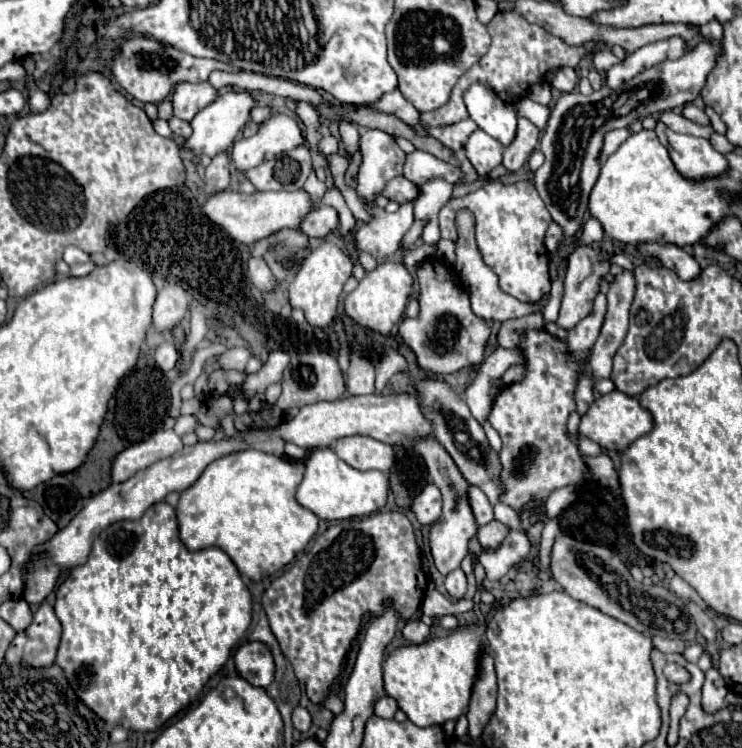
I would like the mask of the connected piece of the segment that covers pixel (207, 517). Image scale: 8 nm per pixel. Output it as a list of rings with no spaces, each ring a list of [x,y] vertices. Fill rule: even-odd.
[[[241,450],[213,460],[199,480],[189,486],[177,504],[177,520],[179,520],[179,536],[189,550],[217,546],[225,550],[235,562],[241,576],[251,580],[261,580],[285,568],[297,552],[301,552],[307,542],[319,530],[319,518],[305,510],[295,500],[295,490],[303,480],[305,464],[297,460],[289,460],[283,456],[273,456],[259,450]]]

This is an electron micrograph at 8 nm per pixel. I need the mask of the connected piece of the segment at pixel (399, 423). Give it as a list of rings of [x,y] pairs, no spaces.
[[[389,394],[389,396],[347,396],[333,402],[321,402],[311,404],[299,410],[299,414],[291,422],[283,422],[277,430],[277,436],[285,438],[287,442],[293,442],[303,448],[325,448],[331,446],[335,440],[355,434],[365,434],[371,438],[377,438],[385,444],[397,444],[397,442],[413,442],[417,438],[431,436],[429,420],[423,416],[419,408],[419,400],[413,394]]]

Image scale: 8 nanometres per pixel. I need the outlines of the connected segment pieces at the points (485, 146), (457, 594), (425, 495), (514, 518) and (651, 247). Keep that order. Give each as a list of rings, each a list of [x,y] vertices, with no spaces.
[[[475,130],[465,144],[465,154],[471,160],[471,164],[475,166],[475,170],[479,172],[479,176],[485,176],[495,166],[501,164],[503,146],[501,146],[499,140],[491,138],[489,134]]]
[[[453,570],[447,578],[445,578],[445,588],[447,588],[447,594],[455,600],[461,600],[465,590],[467,590],[467,578],[463,574],[463,570]]]
[[[427,484],[413,500],[413,512],[421,524],[433,524],[441,518],[441,492],[435,484]]]
[[[499,503],[494,506],[494,518],[505,524],[511,530],[521,530],[518,514],[509,506]]]
[[[645,242],[637,246],[641,256],[655,256],[665,268],[673,268],[681,280],[693,280],[697,272],[701,272],[699,264],[679,246],[675,244],[659,244],[659,242]]]

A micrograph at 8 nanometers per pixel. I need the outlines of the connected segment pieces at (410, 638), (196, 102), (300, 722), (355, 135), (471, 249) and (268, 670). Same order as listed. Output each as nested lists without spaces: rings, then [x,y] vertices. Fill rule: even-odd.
[[[409,620],[401,634],[403,644],[423,644],[429,638],[429,626],[421,624],[421,620]]]
[[[179,82],[173,90],[173,114],[181,120],[193,120],[193,116],[209,106],[219,92],[209,82]]]
[[[297,706],[297,708],[293,710],[293,726],[295,726],[299,732],[307,732],[307,730],[311,728],[311,714],[309,714],[305,708]]]
[[[339,120],[337,124],[339,124],[339,134],[341,134],[343,148],[349,154],[353,154],[359,148],[359,130],[357,130],[357,124],[347,122],[347,120]]]
[[[461,210],[455,218],[455,224],[457,224],[457,232],[459,232],[459,240],[455,244],[455,250],[457,250],[457,262],[455,262],[455,274],[461,278],[465,290],[469,290],[469,298],[471,298],[471,310],[491,322],[491,320],[497,320],[497,322],[505,322],[505,320],[511,320],[511,318],[521,318],[521,316],[527,316],[527,314],[535,314],[535,312],[541,312],[545,308],[545,304],[549,302],[549,294],[543,296],[541,302],[535,302],[535,304],[525,304],[525,302],[519,302],[517,298],[513,296],[507,296],[505,292],[501,292],[499,288],[499,282],[497,282],[497,276],[495,272],[481,260],[481,254],[477,250],[477,244],[475,244],[475,218],[469,210]]]
[[[245,642],[235,652],[235,666],[239,674],[253,686],[267,688],[273,682],[275,662],[269,646],[263,642]]]

